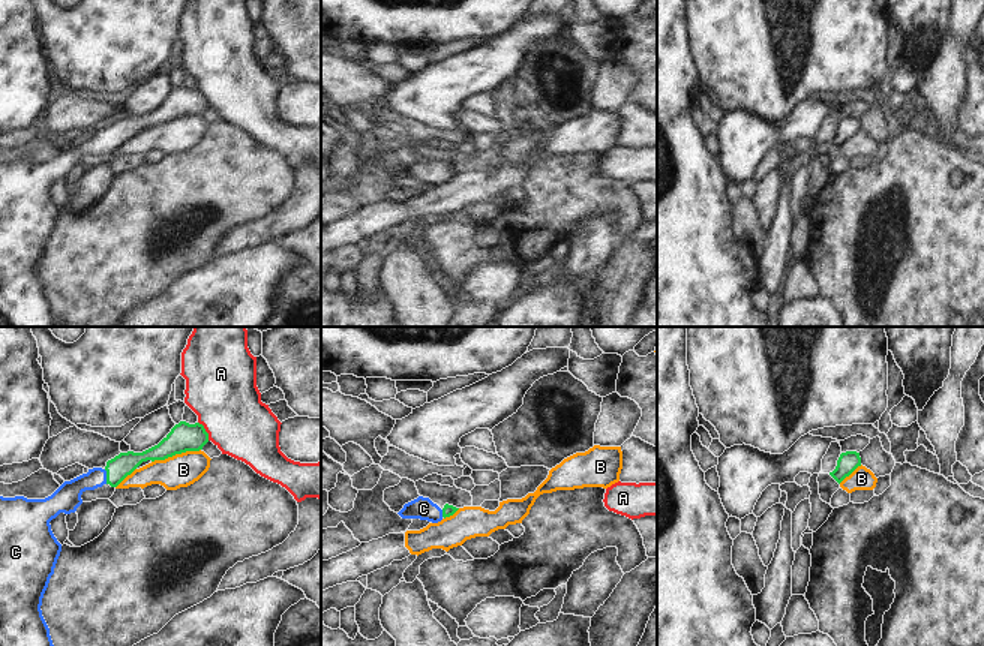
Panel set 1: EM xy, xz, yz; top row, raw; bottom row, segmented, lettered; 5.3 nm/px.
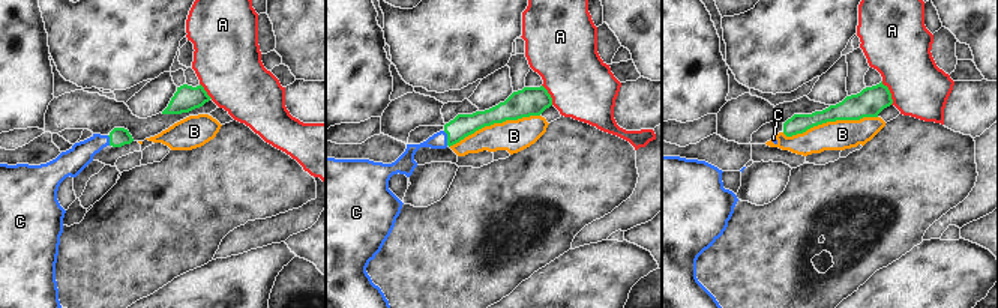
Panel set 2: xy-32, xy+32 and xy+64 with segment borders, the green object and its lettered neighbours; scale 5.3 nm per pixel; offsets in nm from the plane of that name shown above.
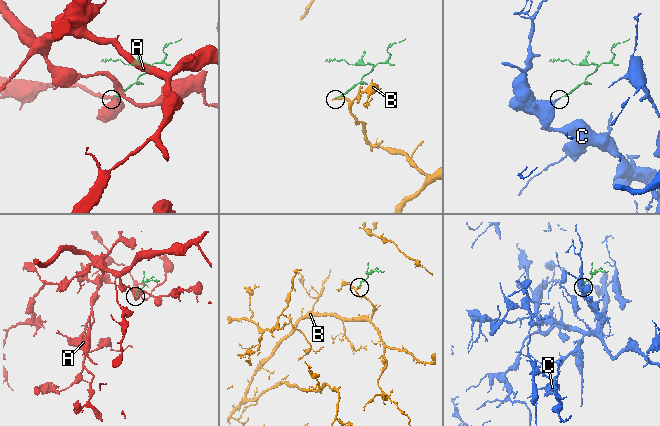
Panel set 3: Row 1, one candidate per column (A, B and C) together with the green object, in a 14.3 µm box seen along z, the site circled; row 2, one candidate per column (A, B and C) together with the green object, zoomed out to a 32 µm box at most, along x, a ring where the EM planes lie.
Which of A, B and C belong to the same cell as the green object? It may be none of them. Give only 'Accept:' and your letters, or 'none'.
Accept: C

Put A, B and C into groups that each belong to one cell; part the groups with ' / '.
A / B / C

